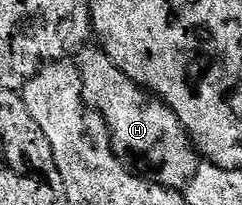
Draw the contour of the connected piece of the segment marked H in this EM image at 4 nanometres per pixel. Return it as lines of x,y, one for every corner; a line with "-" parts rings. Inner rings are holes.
84,45
78,54
77,65
84,99
93,110
95,105
96,112
100,114
96,115
107,126
112,150
124,159
136,158
139,162
148,162
155,169
154,181
162,186
186,187
199,169
201,158
192,146
191,137
187,135
181,120
177,120
175,113
160,98
129,80
129,76
125,76
125,72
121,72
121,68
117,68
117,64
113,64
113,60
109,60
98,45

